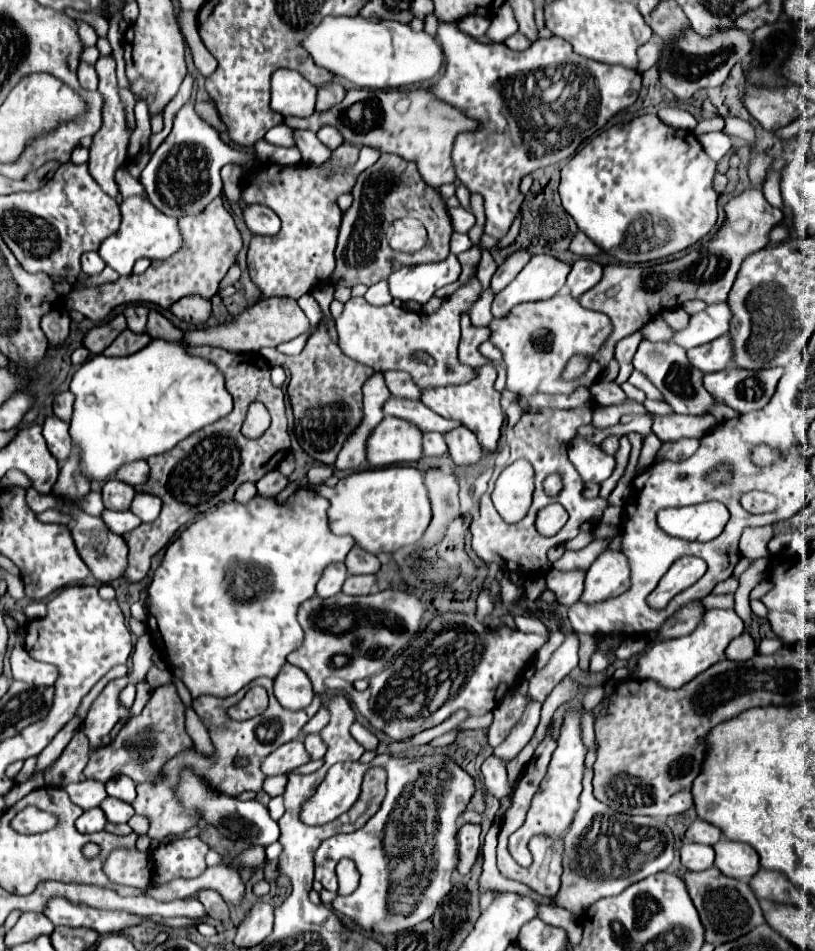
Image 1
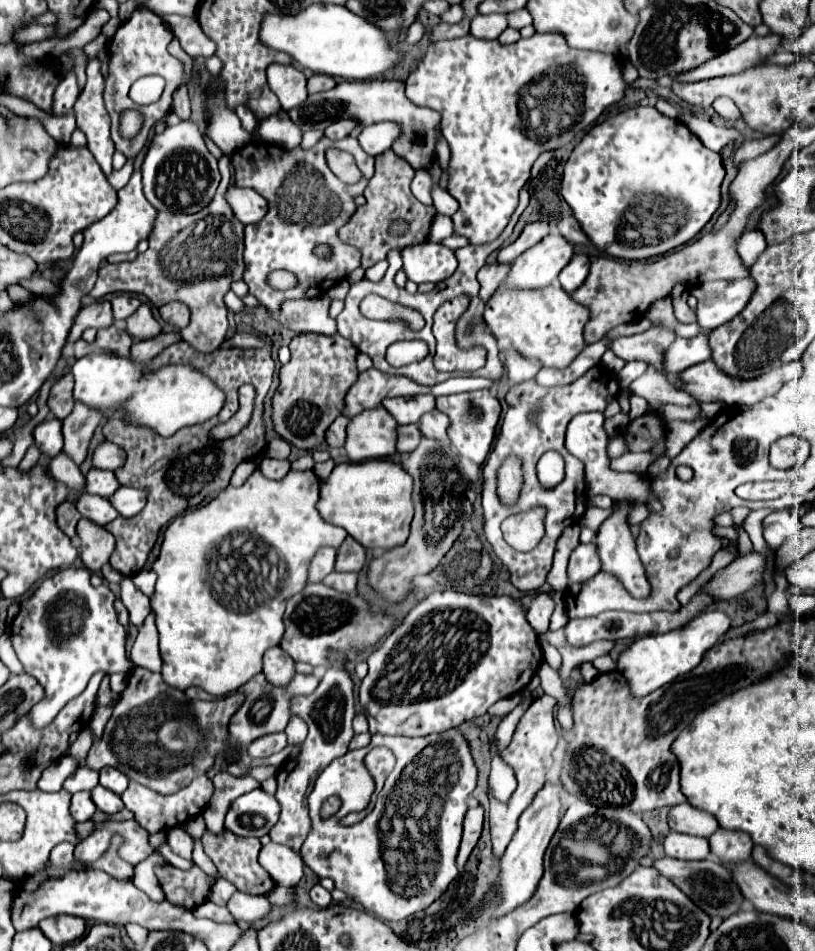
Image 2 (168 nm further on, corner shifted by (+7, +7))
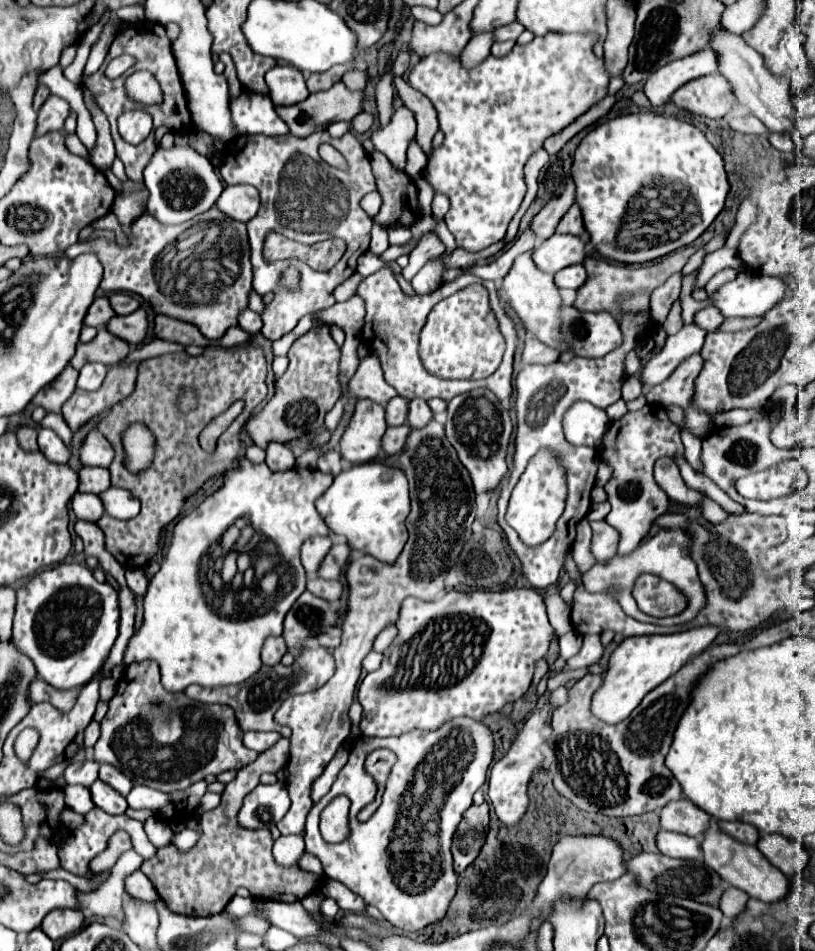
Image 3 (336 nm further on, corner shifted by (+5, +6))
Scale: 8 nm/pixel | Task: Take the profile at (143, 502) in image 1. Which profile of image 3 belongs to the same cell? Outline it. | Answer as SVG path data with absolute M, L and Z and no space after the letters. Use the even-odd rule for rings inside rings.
M107 488L105 492L99 494L103 508L109 516L117 518L117 520L127 520L127 518L135 518L139 514L139 500L135 496L131 496L127 490L123 488Z

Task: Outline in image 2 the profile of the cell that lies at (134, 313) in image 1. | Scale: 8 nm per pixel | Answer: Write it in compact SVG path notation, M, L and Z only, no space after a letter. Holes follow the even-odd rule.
M123 293L123 295L113 297L113 299L111 299L111 305L113 305L115 321L123 321L123 319L127 319L129 315L133 315L141 303L139 303L137 297Z

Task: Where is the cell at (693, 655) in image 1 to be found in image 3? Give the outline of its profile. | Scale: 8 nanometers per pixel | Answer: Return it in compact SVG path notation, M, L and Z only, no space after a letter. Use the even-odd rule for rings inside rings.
M693 628L689 632L677 632L669 636L637 636L625 638L611 654L603 684L597 688L591 700L591 712L607 724L619 724L625 720L643 700L647 692L671 678L693 652L703 652L711 646L719 628Z

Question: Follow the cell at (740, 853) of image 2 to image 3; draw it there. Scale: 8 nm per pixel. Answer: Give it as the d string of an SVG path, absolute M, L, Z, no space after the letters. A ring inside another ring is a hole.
M719 822L721 830L727 832L729 836L741 840L743 844L757 844L759 840L759 830L753 824L745 824L745 822Z

